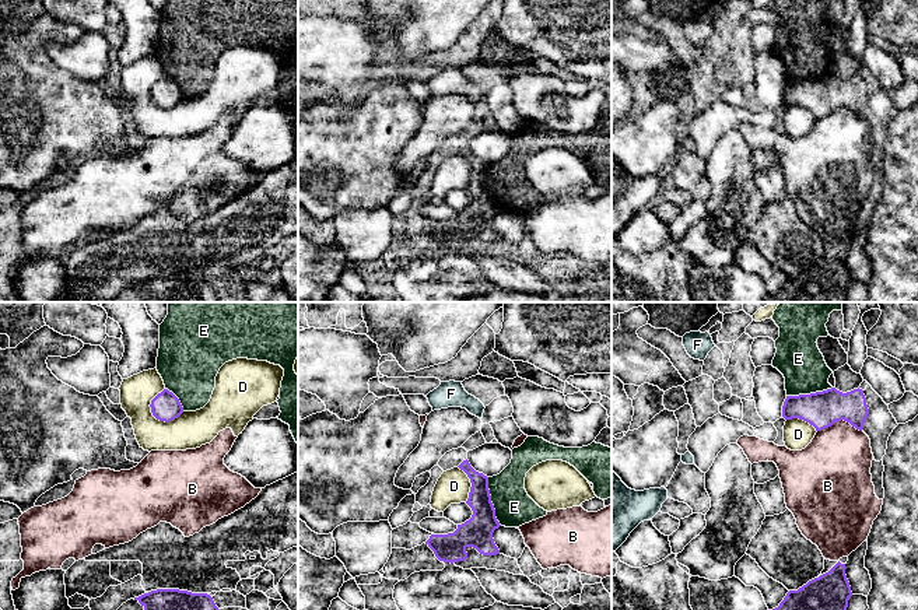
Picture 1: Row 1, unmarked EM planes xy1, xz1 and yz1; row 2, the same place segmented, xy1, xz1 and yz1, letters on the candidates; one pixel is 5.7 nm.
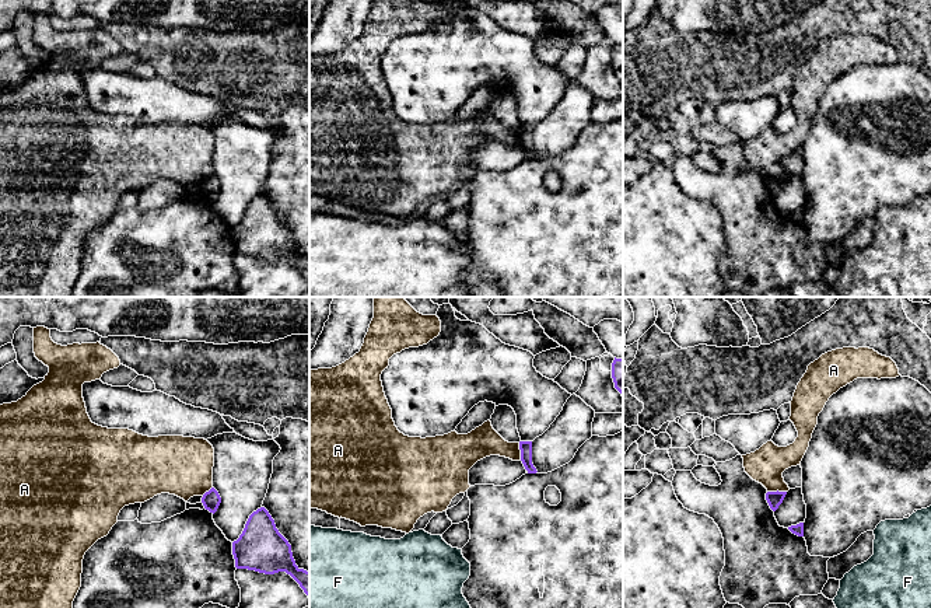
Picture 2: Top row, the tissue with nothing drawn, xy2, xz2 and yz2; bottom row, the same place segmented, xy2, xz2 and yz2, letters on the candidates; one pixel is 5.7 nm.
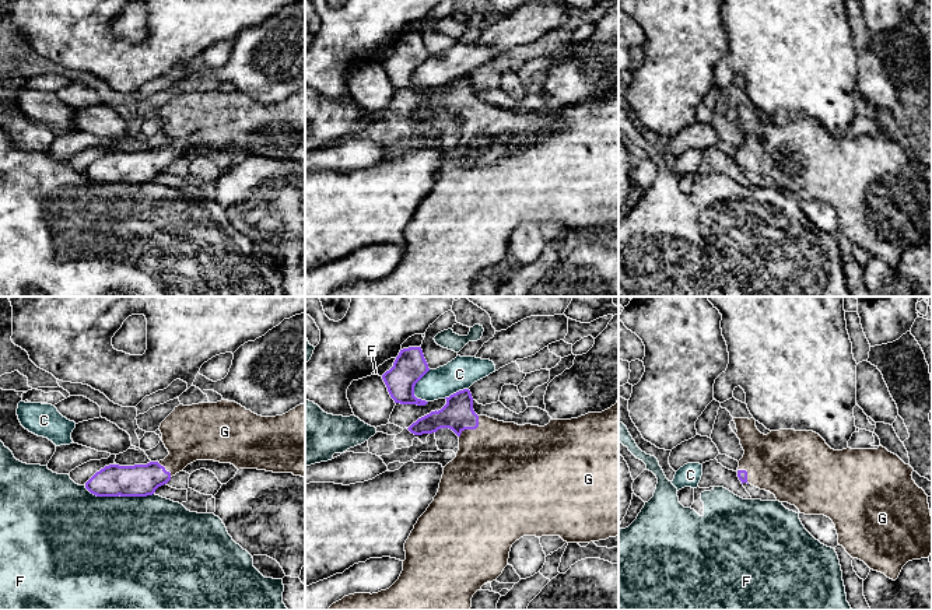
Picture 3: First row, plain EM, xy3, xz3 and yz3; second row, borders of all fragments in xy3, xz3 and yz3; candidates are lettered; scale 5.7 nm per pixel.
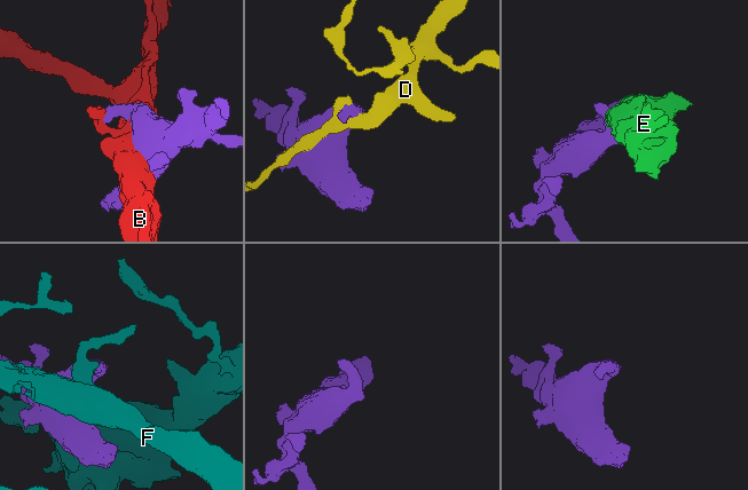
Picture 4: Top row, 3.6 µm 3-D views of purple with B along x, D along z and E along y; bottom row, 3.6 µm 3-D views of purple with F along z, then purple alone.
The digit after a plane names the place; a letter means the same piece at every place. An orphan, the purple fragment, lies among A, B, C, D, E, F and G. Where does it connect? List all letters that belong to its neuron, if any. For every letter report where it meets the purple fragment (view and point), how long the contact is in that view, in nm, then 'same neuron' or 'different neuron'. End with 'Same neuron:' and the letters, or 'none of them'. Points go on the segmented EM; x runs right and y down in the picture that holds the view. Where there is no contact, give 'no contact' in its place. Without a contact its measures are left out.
A: contact yz2 (777, 491); length 110 nm; different neuron
B: contact yz1 (838, 420); length 260 nm; different neuron
C: contact xz3 (413, 388); length 190 nm; different neuron
D: contact xy1 (151, 409); length 220 nm; different neuron
E: contact xz1 (490, 501); length 300 nm; different neuron
F: contact xy3 (119, 494); length 400 nm; different neuron
G: contact xz3 (472, 428); length 170 nm; same neuron
Same neuron: G

